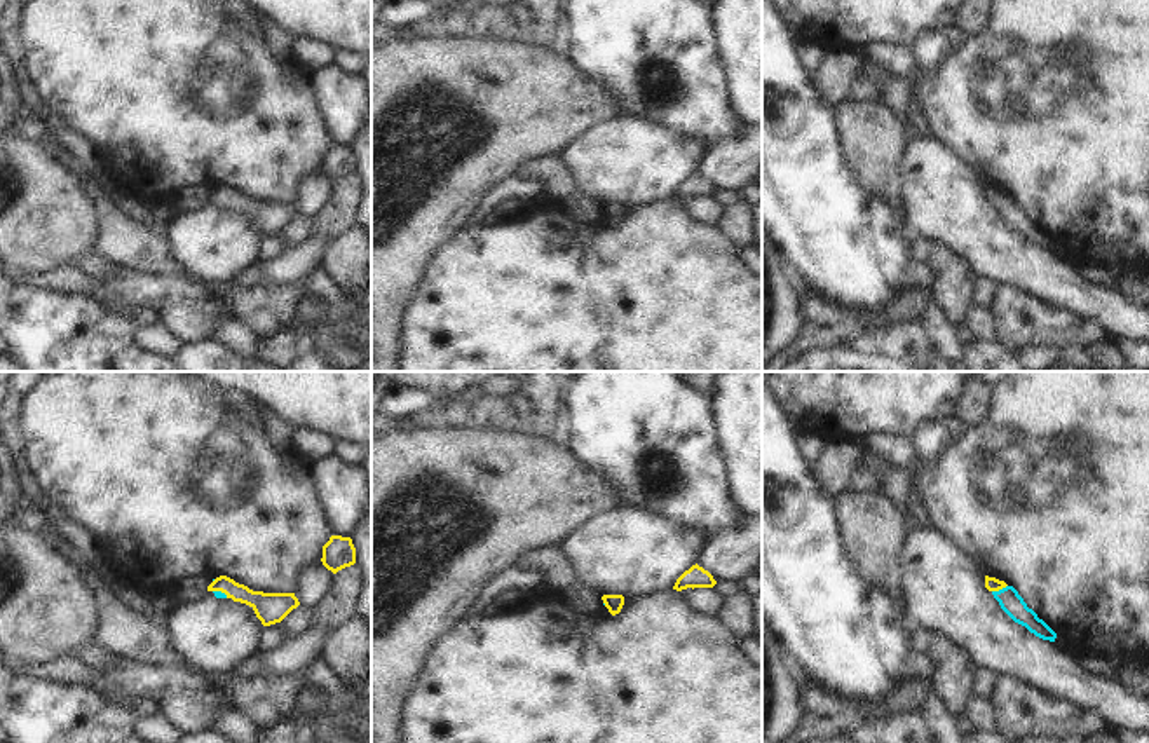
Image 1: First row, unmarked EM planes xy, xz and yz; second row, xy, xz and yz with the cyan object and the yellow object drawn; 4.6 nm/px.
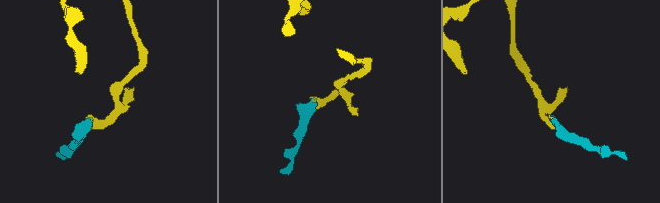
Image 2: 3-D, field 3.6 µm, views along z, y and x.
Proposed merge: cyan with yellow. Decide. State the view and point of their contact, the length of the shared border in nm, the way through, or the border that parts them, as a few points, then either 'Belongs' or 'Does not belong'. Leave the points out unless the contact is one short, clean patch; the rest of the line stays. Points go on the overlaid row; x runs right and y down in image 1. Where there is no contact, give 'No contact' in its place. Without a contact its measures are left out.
Touches cyan at yz (999, 590). Shared border 80 nm. Path across: yz (1010, 600), (999, 590), (991, 583). Belongs.

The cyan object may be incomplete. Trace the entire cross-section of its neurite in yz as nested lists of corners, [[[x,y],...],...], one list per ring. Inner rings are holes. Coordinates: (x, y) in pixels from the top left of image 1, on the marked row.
[[[985,576],[985,588],[999,602],[1001,609],[1018,624],[1025,626],[1030,633],[1043,640],[1055,642],[1057,633],[1027,607],[1023,598],[1013,586],[1004,581]]]

